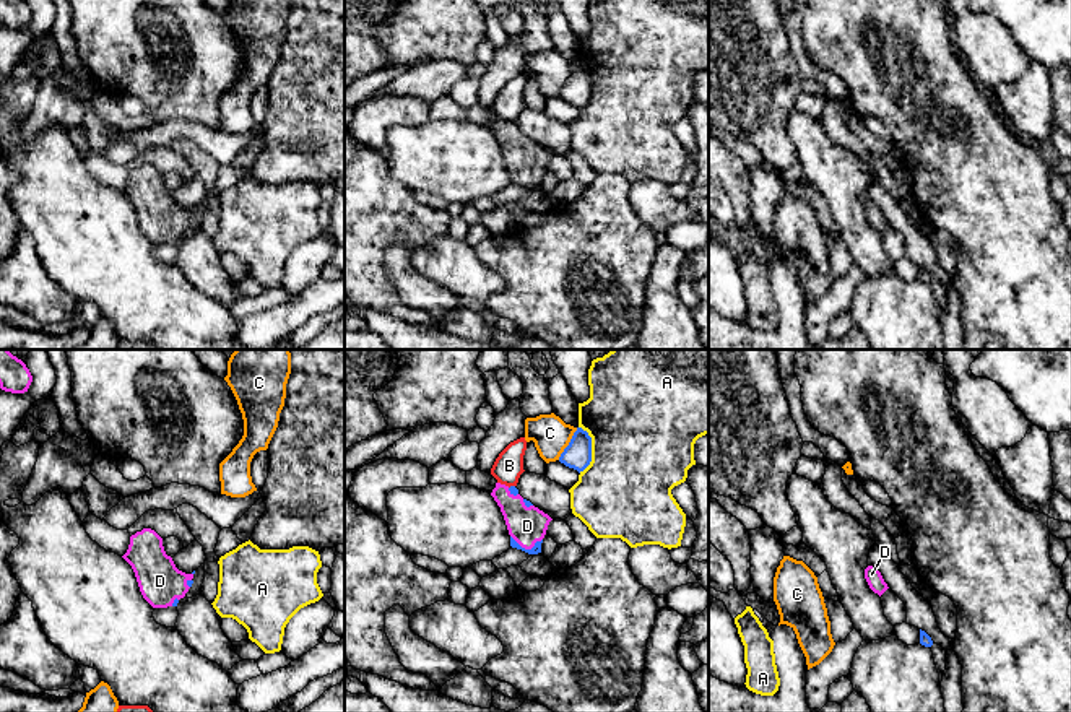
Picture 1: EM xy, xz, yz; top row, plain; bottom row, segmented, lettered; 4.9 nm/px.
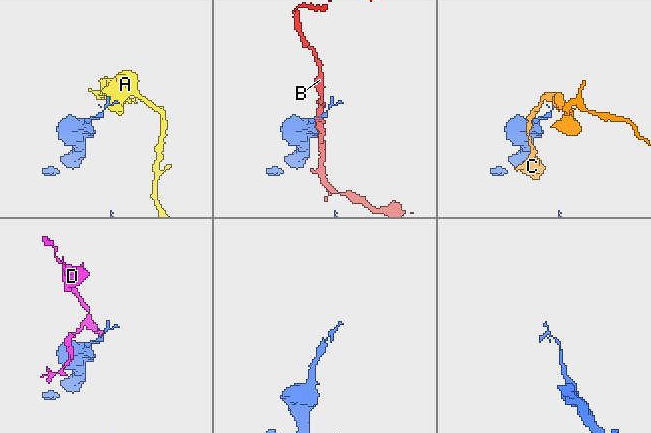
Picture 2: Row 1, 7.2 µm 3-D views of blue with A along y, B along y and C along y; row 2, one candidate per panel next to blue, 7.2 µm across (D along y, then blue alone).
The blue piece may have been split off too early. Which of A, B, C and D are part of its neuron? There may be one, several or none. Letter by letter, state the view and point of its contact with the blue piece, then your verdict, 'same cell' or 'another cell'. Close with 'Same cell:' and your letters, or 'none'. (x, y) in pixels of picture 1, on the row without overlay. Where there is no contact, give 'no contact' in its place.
A: contact xz (590, 86); another cell
B: contact xz (511, 122); another cell
C: contact xz (569, 80); another cell
D: contact xz (527, 186); same cell
Same cell: D

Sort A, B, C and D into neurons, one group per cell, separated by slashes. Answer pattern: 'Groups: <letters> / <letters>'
Groups: A / B / C / D

